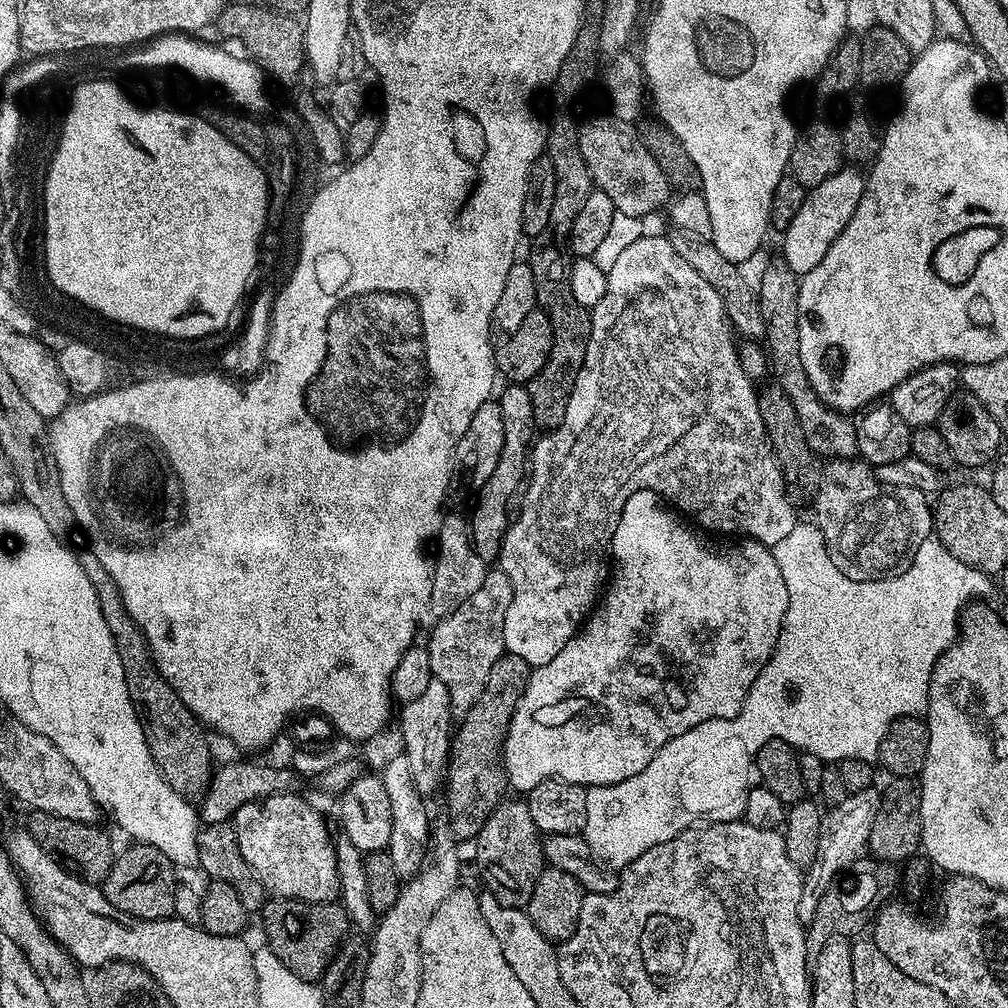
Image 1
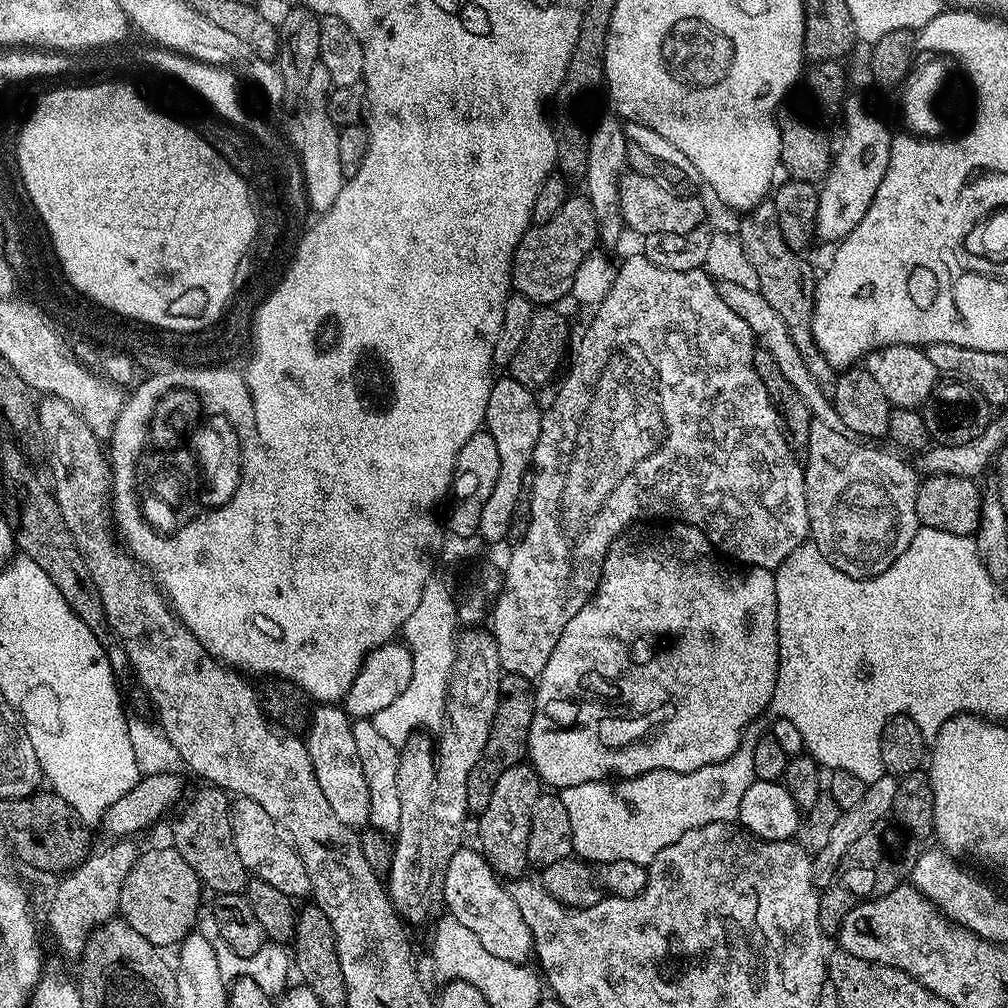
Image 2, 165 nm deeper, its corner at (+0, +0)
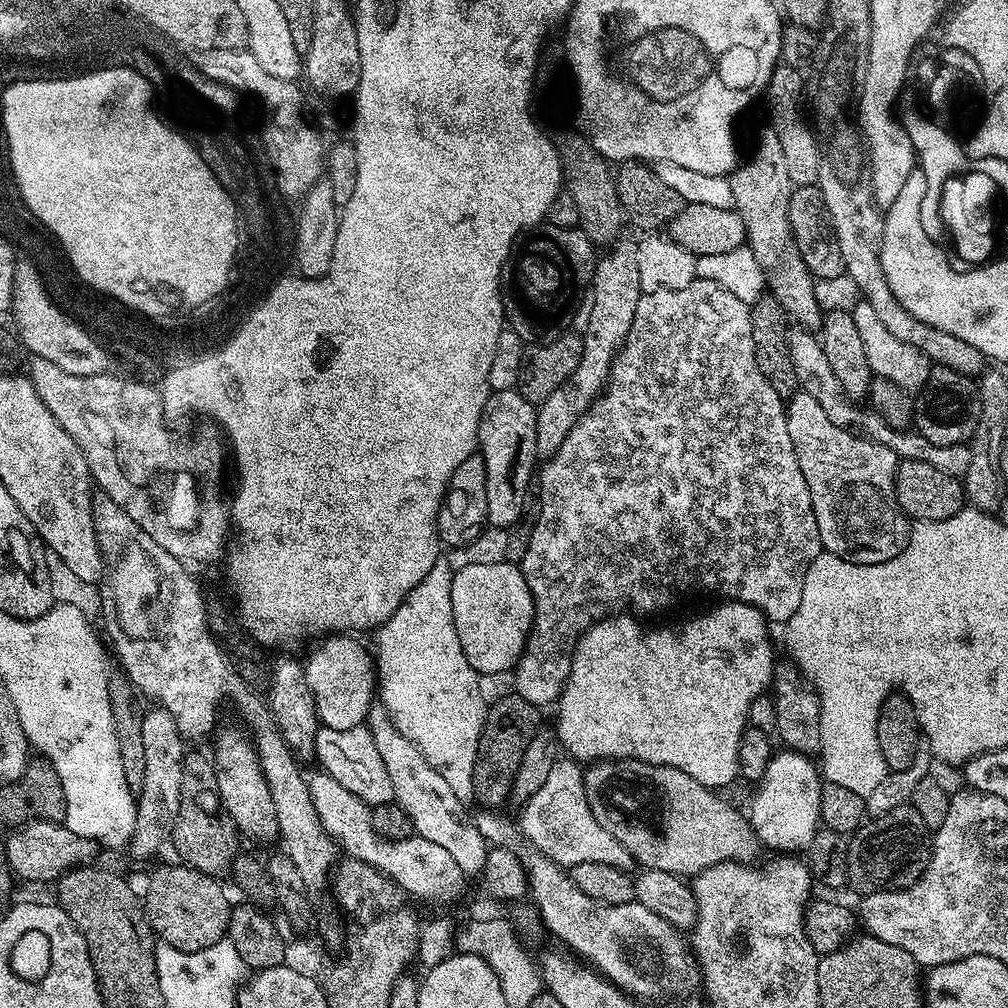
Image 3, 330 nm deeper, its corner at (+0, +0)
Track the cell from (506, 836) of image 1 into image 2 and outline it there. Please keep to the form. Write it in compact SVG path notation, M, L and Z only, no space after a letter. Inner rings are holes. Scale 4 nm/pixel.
M528 762L510 766L510 770L502 770L502 778L494 782L494 794L490 794L490 806L486 806L486 810L478 816L481 844L479 847L498 876L520 878L527 873L524 871L529 871L530 826L534 818L534 806L541 795L542 781L536 775L535 767Z

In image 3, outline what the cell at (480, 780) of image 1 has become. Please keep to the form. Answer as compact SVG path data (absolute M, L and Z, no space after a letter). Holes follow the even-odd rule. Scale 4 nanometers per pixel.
M515 694L504 696L501 700L493 699L487 705L472 775L472 795L475 803L481 804L481 809L499 809L499 804L509 799L518 762L522 762L522 754L526 746L530 746L530 738L534 738L536 729L541 727L540 716L533 704Z

